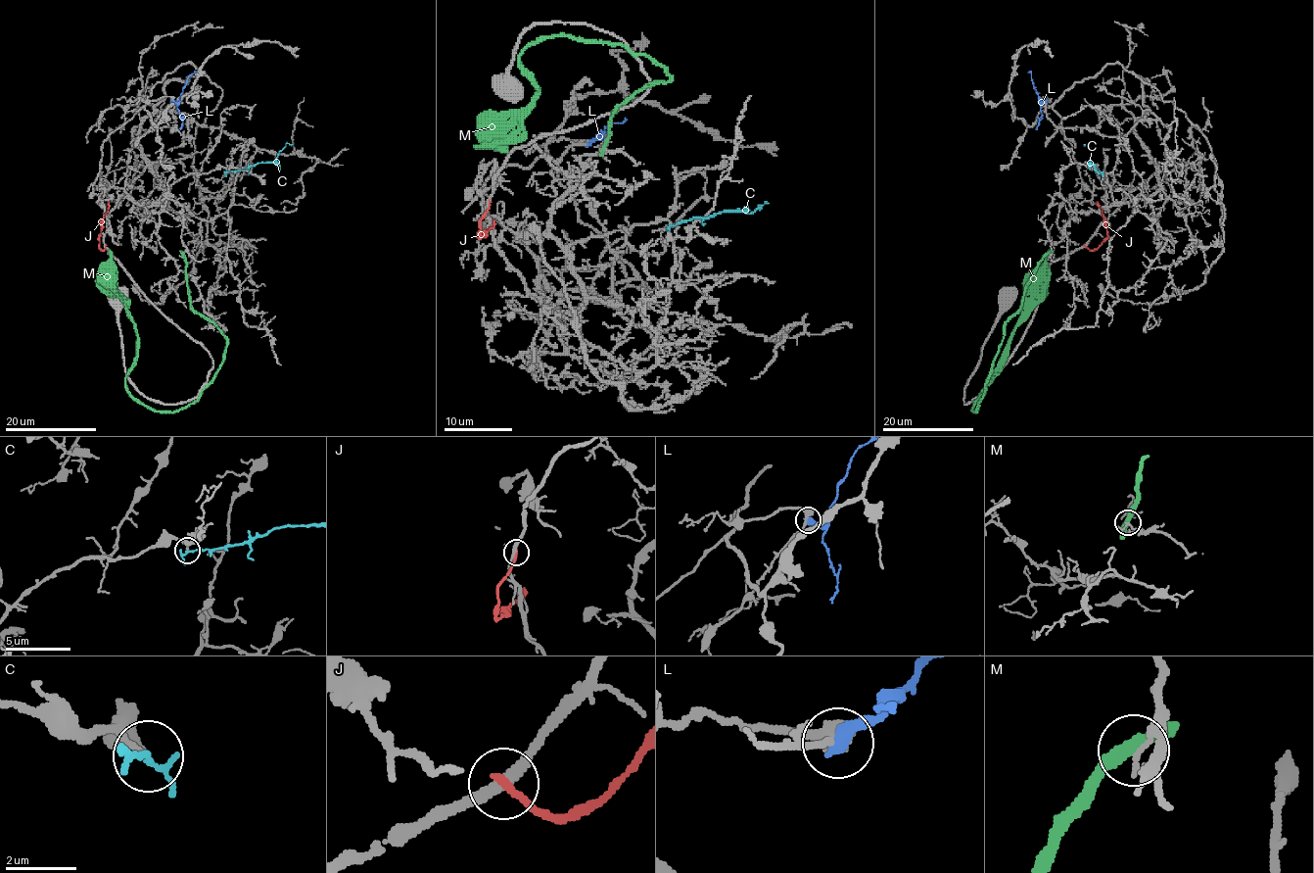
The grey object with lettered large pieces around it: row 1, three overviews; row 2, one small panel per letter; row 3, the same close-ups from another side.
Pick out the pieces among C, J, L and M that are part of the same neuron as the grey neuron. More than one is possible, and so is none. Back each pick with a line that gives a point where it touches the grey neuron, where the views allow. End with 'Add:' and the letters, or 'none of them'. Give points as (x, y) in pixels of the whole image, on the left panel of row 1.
C: contact (226, 170)
Add: C

